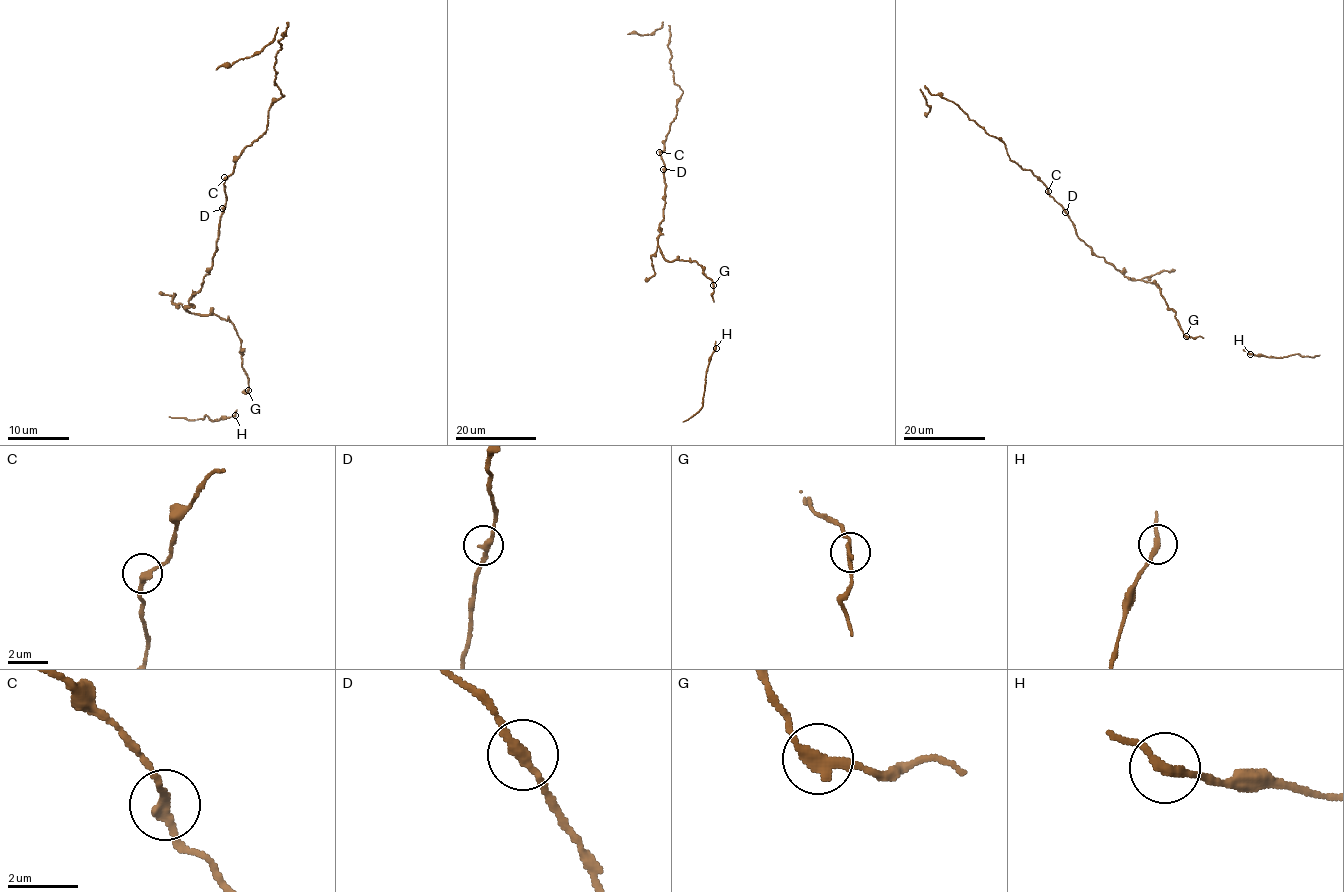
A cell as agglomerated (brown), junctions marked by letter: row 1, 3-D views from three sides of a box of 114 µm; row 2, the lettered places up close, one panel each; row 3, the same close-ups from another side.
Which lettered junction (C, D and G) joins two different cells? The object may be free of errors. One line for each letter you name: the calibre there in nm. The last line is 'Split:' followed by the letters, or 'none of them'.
G: Thickness 280 nm
Split: G

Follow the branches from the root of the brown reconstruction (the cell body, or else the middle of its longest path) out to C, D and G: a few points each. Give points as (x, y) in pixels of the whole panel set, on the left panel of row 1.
C: (212, 262), (218, 224), (226, 201), (224, 177)
D: (212, 262), (222, 208)
G: (212, 262), (202, 288), (183, 307), (197, 315), (217, 315), (233, 325), (241, 343), (248, 390)

